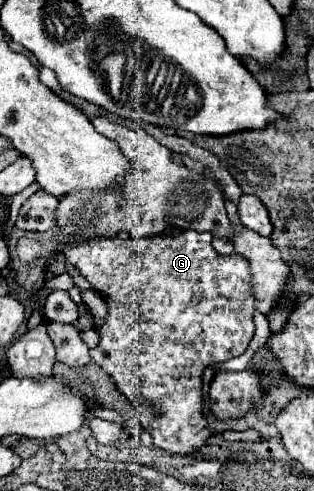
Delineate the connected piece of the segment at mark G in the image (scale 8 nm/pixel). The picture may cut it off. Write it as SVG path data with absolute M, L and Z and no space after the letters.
M167 228L147 238L95 238L65 244L61 254L67 266L79 270L109 304L109 316L97 330L101 342L91 358L115 380L119 392L129 400L141 426L153 436L153 444L179 454L197 452L211 436L201 414L201 374L213 362L241 356L255 332L255 296L251 288L251 266L247 258L233 252L223 256L211 244L211 232Z

